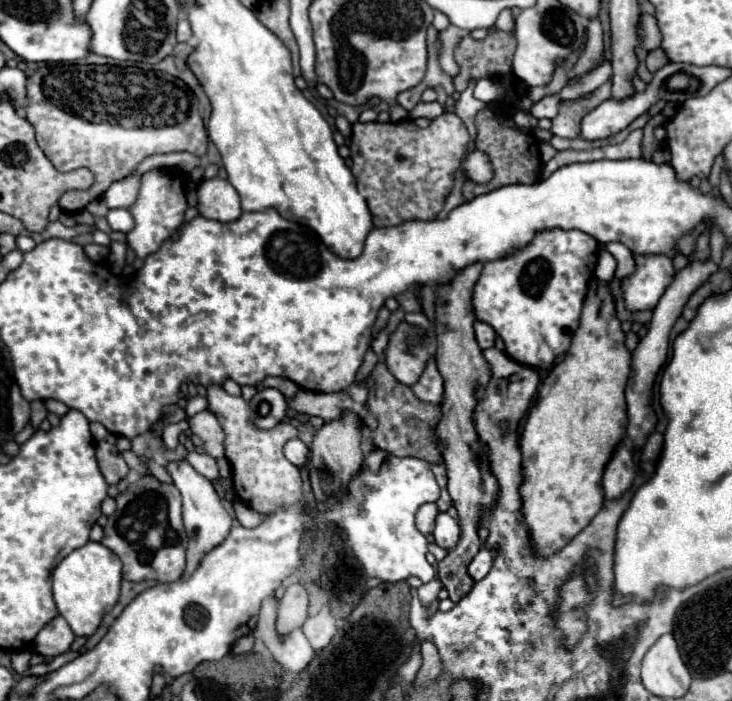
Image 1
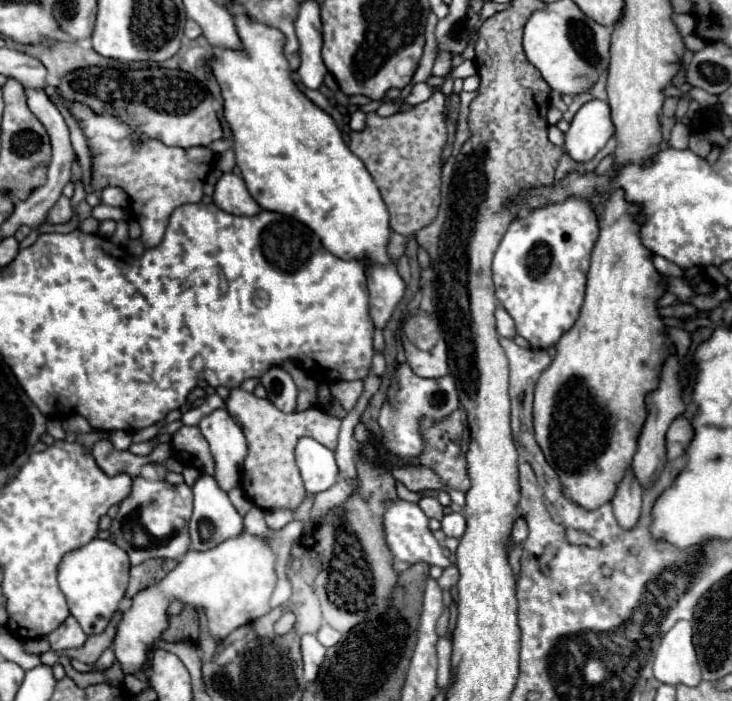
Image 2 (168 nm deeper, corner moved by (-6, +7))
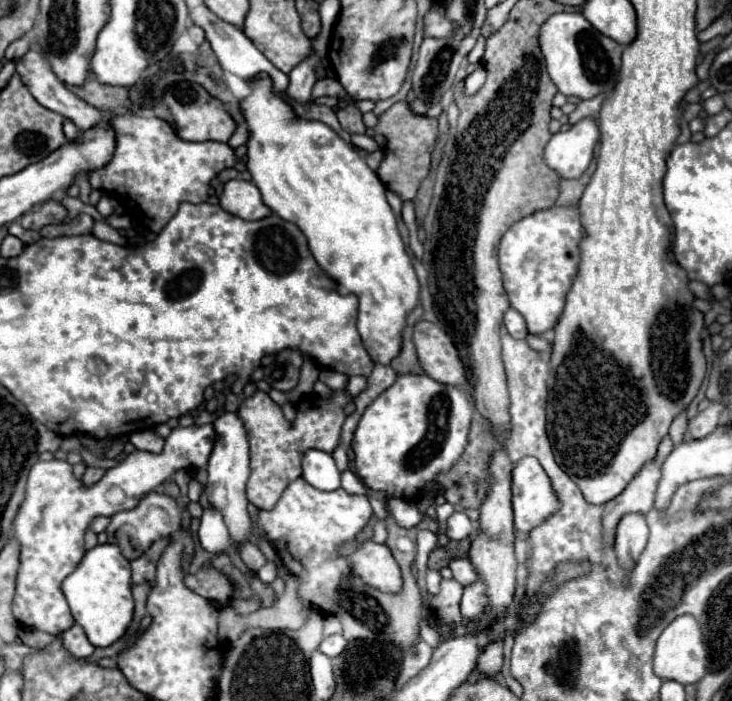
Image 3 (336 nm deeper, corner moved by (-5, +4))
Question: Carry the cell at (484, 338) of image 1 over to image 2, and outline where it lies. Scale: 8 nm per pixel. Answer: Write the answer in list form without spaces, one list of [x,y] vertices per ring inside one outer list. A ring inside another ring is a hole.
[[[502,307],[496,309],[494,317],[496,317],[496,331],[498,331],[498,335],[500,335],[500,337],[510,337],[510,339],[512,339],[512,337],[516,335],[512,317],[510,317]]]

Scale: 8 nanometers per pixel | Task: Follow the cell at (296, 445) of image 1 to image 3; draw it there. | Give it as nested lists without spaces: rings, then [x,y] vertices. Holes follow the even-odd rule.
[[[309,450],[303,456],[303,478],[317,490],[337,490],[341,486],[341,472],[331,454],[323,450]]]

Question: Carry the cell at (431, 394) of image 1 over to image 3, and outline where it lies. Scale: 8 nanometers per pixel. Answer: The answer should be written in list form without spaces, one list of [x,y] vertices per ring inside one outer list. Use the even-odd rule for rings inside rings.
[[[427,374],[397,376],[393,386],[389,386],[383,394],[379,394],[359,418],[351,442],[351,448],[355,452],[357,476],[371,490],[381,490],[395,498],[419,500],[423,496],[425,486],[433,482],[439,474],[449,472],[449,468],[455,466],[455,462],[463,454],[473,414],[475,414],[473,404],[465,398],[465,394],[459,388],[441,384],[429,378]]]

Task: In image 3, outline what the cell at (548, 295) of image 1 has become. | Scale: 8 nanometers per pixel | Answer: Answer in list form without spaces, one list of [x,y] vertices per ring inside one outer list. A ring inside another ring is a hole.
[[[577,208],[539,210],[517,224],[513,224],[499,246],[499,264],[503,270],[503,284],[511,302],[511,308],[525,316],[531,334],[541,334],[557,324],[561,318],[567,290],[579,264],[579,240],[583,228]]]

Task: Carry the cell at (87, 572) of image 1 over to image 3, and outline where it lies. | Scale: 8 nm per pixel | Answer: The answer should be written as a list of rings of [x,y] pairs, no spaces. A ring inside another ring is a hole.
[[[103,544],[85,552],[75,572],[65,578],[63,594],[69,602],[75,622],[85,630],[89,642],[97,648],[117,642],[133,620],[135,604],[131,596],[131,568],[117,544]]]

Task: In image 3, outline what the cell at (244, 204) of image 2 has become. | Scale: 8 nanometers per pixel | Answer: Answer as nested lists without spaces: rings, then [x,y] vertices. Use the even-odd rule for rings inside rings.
[[[229,180],[223,188],[219,204],[223,210],[243,220],[261,220],[271,214],[271,208],[267,208],[261,200],[259,188],[245,180]]]

